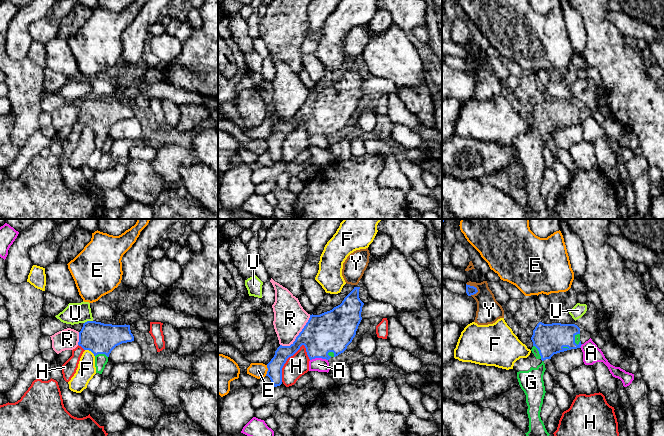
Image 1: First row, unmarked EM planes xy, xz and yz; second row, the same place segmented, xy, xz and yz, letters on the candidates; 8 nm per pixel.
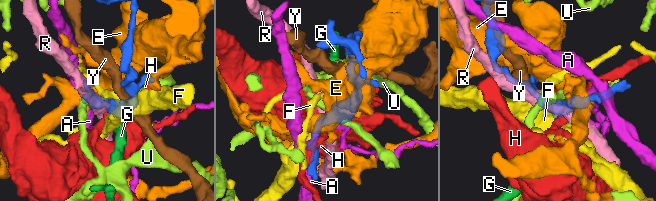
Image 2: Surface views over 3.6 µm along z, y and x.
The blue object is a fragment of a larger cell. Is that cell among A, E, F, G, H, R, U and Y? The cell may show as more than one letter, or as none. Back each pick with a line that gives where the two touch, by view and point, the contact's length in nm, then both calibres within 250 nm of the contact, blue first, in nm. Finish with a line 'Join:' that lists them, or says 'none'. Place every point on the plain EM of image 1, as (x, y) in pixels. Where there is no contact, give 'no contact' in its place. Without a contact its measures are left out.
G: yz (539, 128) | 130 nm | 240/50 nm
Join: G

